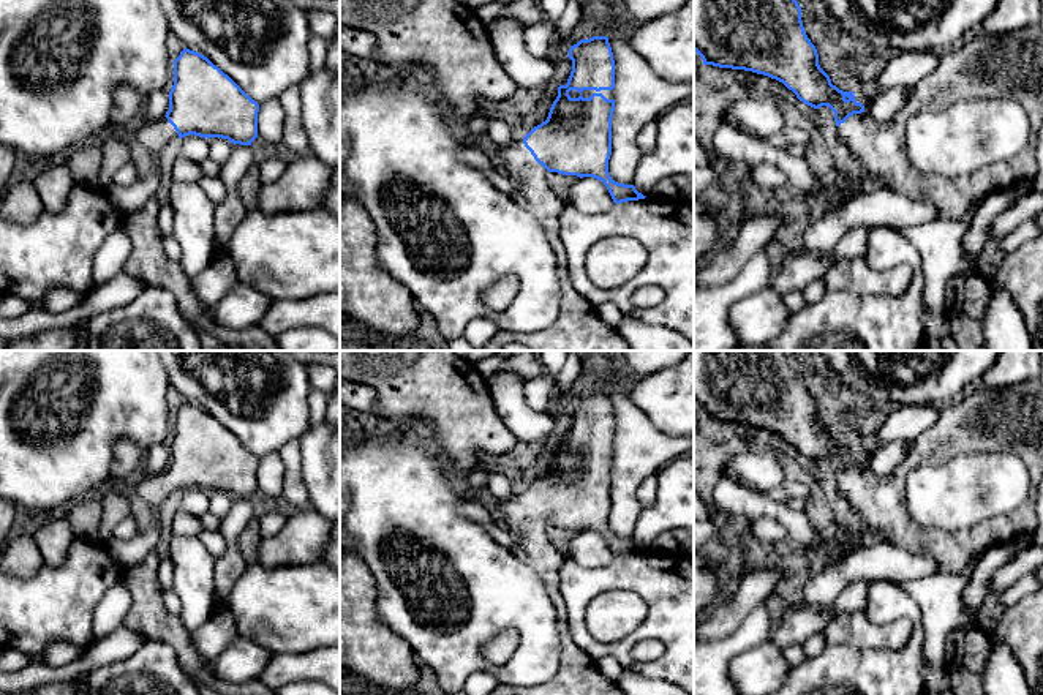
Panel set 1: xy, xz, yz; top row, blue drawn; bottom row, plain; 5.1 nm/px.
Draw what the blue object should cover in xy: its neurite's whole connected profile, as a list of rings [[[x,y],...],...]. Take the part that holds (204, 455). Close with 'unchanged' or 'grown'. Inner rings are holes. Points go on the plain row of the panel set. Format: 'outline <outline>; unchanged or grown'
outline [[[183,403],[174,414],[174,439],[169,445],[169,464],[156,475],[142,479],[136,494],[160,510],[163,501],[180,491],[221,491],[240,499],[251,499],[258,491],[259,458],[251,453],[228,428],[199,406]]]; grown

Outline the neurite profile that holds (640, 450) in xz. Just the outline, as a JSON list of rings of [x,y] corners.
[[[623,376],[608,389],[615,414],[615,464],[612,471],[612,534],[632,539],[642,505],[638,486],[672,461],[694,453],[694,434],[672,438],[659,433],[631,401],[632,384]]]

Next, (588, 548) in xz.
[[[583,531],[574,535],[567,545],[567,554],[583,567],[605,567],[615,556],[604,535]]]

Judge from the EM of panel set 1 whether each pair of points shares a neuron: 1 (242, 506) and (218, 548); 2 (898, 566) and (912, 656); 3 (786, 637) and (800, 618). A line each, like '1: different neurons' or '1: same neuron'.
1: different neurons
2: different neurons
3: same neuron

